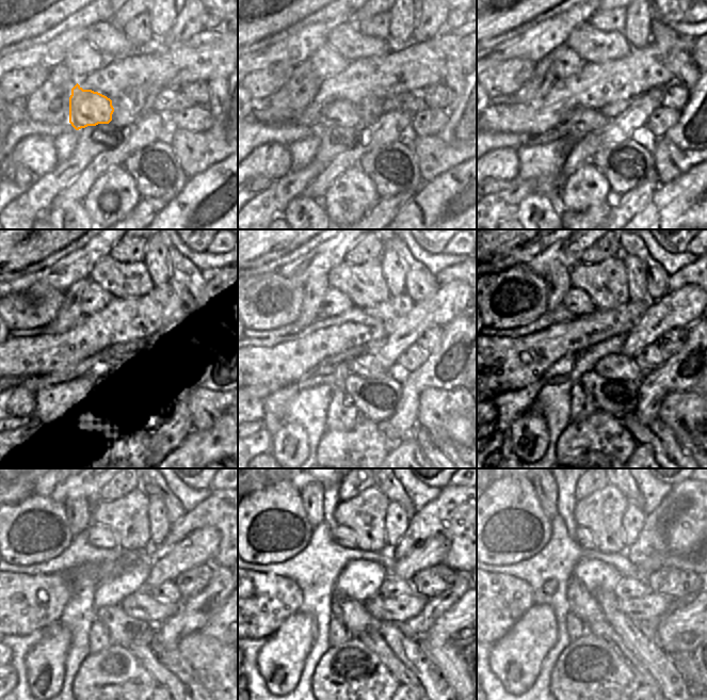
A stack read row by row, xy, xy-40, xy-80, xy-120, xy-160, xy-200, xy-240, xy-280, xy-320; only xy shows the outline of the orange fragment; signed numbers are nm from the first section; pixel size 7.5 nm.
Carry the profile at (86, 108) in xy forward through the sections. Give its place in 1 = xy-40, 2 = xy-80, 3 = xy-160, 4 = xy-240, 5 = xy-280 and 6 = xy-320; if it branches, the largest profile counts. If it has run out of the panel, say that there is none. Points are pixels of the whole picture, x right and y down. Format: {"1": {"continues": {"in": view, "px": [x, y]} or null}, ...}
{"1": {"continues": {"in": "xy-40", "px": [342, 113]}}, "2": {"continues": {"in": "xy-80", "px": [583, 118]}}, "3": {"continues": {"in": "xy-160", "px": [366, 365]}}, "4": {"continues": {"in": "xy-240", "px": [141, 605]}}, "5": {"continues": {"in": "xy-280", "px": [398, 610]}}, "6": {"continues": {"in": "xy-320", "px": [652, 606]}}}

